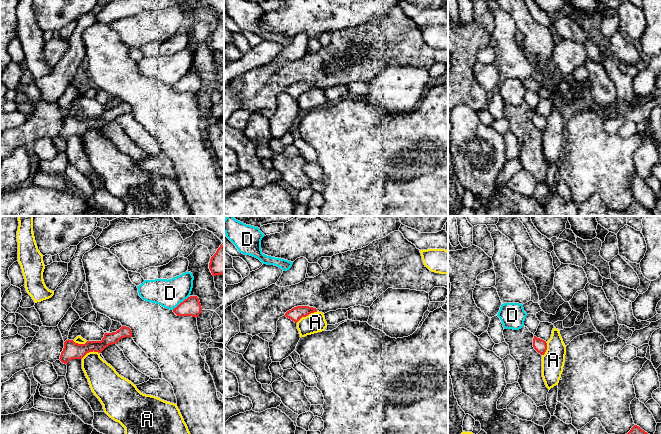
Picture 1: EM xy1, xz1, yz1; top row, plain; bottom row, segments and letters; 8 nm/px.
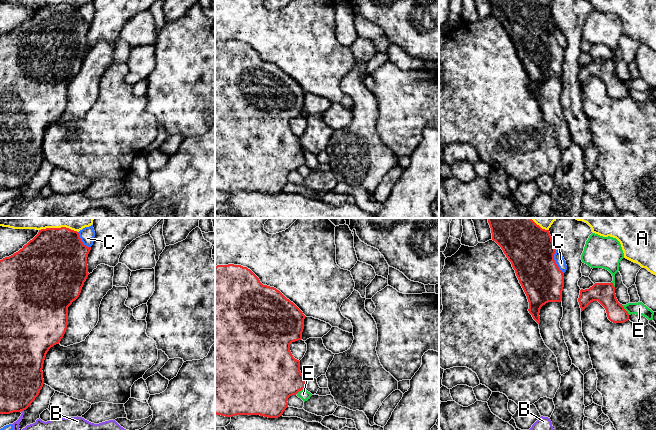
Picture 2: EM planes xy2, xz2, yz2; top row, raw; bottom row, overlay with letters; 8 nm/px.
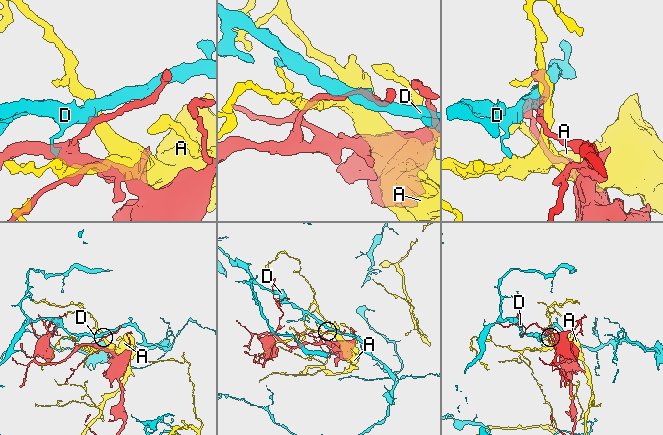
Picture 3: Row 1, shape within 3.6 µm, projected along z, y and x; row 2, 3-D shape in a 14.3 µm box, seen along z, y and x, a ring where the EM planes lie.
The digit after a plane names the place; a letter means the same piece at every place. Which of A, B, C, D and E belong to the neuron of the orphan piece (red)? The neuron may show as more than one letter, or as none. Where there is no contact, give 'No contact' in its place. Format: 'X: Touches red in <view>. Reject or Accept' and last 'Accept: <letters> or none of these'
A: Touches red in xz1. Reject
B: Touches red in xy2. Reject
C: Touches red in yz2. Reject
D: Touches red in xy1. Reject
E: Touches red in yz2. Reject
Accept: none of these

